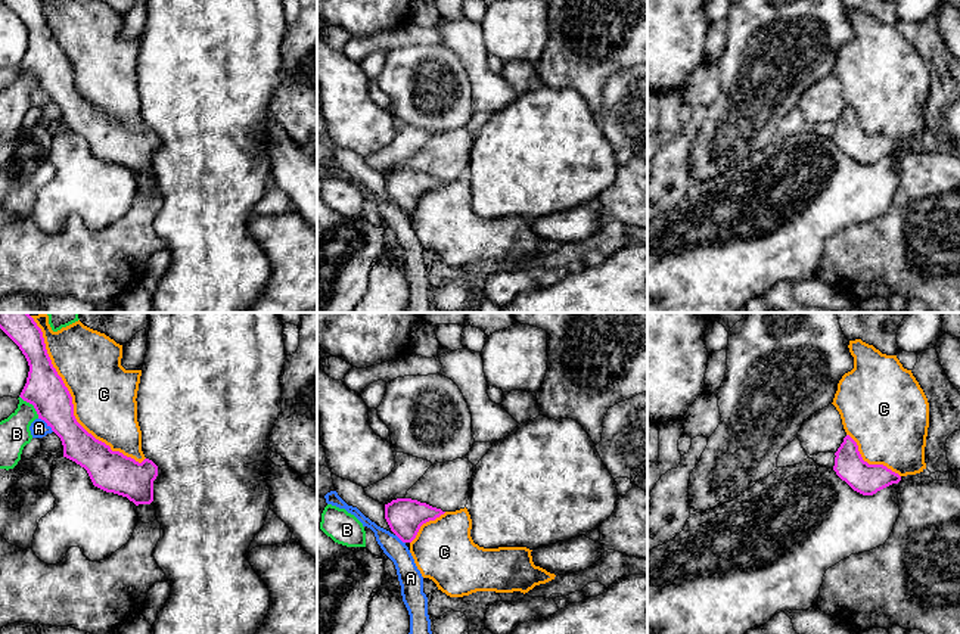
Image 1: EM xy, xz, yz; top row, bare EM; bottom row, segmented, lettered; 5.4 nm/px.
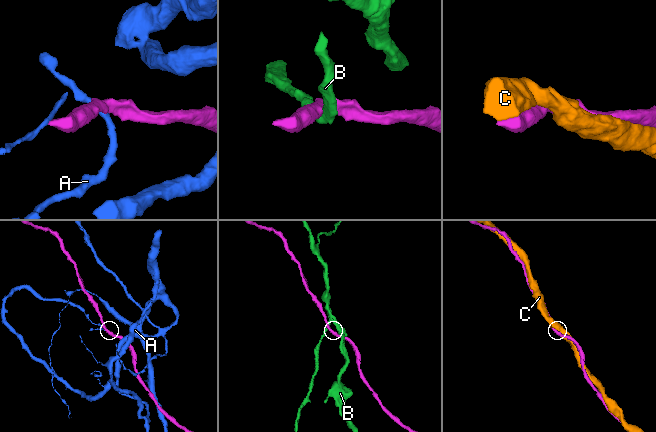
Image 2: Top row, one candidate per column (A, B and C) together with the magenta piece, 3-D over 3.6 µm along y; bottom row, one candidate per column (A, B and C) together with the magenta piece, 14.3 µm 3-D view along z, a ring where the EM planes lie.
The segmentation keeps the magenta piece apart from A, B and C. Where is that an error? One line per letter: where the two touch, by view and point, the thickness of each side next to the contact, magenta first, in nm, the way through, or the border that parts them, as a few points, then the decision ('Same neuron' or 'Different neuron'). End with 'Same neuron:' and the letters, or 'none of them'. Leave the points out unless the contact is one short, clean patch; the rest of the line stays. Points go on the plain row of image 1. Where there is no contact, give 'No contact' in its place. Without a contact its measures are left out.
A: Touches magenta at xy (46, 92). Thickness 220 nm (magenta) against 100 nm. Boundary: xy (39, 87), (53, 100). Different neuron
B: Touches magenta at xy (33, 74). Thickness 220 nm (magenta) against 170 nm. Different neuron
C: Touches magenta at xy (72, 77). Thickness 220 nm (magenta) against 360 nm. Same neuron
Same neuron: C

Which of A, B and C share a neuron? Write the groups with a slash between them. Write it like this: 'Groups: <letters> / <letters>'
Groups: A / B / C

